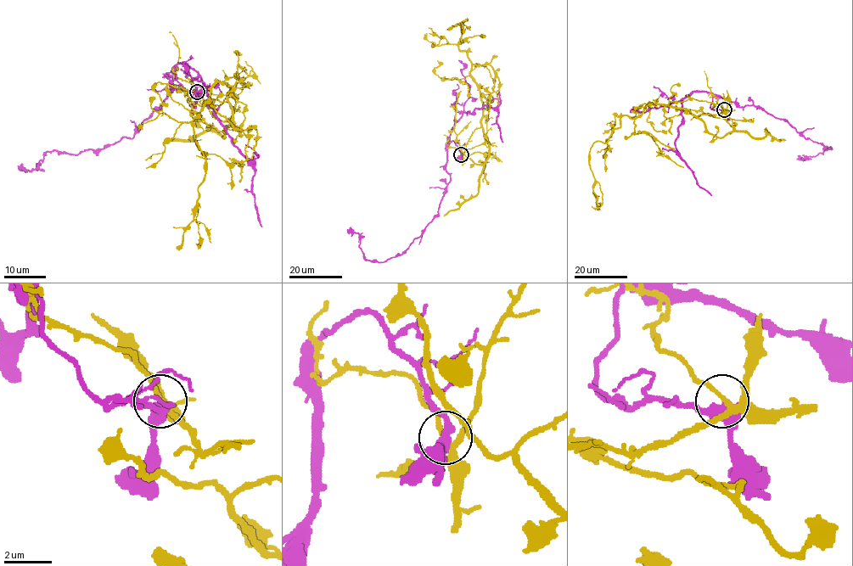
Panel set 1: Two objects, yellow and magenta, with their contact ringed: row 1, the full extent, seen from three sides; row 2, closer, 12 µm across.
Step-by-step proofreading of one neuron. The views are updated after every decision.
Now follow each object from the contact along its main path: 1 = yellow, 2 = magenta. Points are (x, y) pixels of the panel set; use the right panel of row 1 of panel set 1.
1: (724, 109), (696, 115), (649, 103), (634, 118), (623, 115), (589, 152), (602, 193), (602, 203), (592, 205)
2: (724, 109), (710, 108), (714, 96), (737, 105), (760, 107), (805, 139), (832, 148), (802, 159), (799, 156)

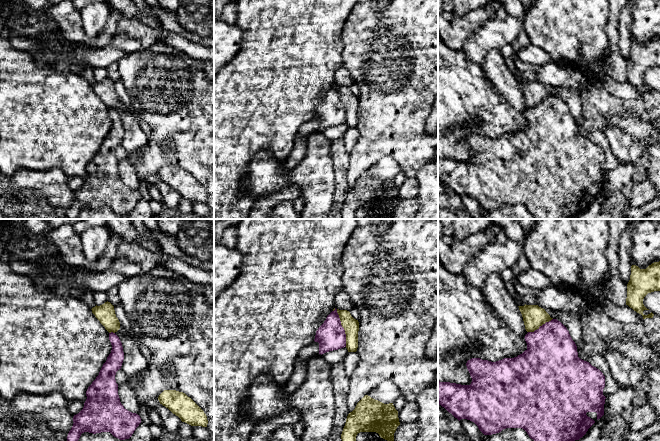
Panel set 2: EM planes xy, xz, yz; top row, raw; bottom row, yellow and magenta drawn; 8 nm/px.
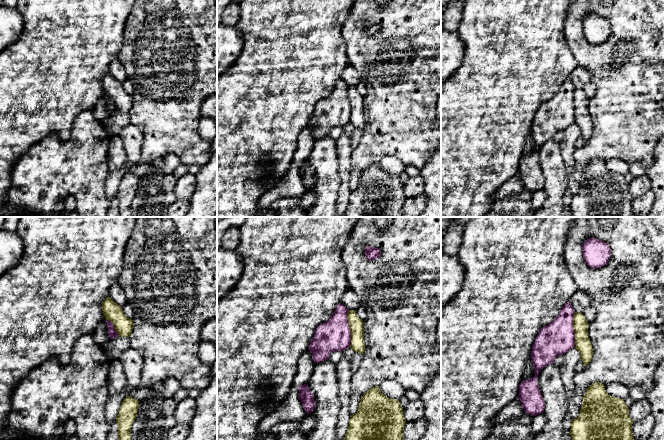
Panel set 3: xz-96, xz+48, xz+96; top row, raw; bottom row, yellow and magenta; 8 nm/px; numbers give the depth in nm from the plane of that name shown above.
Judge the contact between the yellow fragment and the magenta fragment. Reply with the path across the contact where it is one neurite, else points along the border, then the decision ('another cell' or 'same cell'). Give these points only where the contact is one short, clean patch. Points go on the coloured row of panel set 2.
along xz (334, 308), (344, 330), (346, 346) | another cell

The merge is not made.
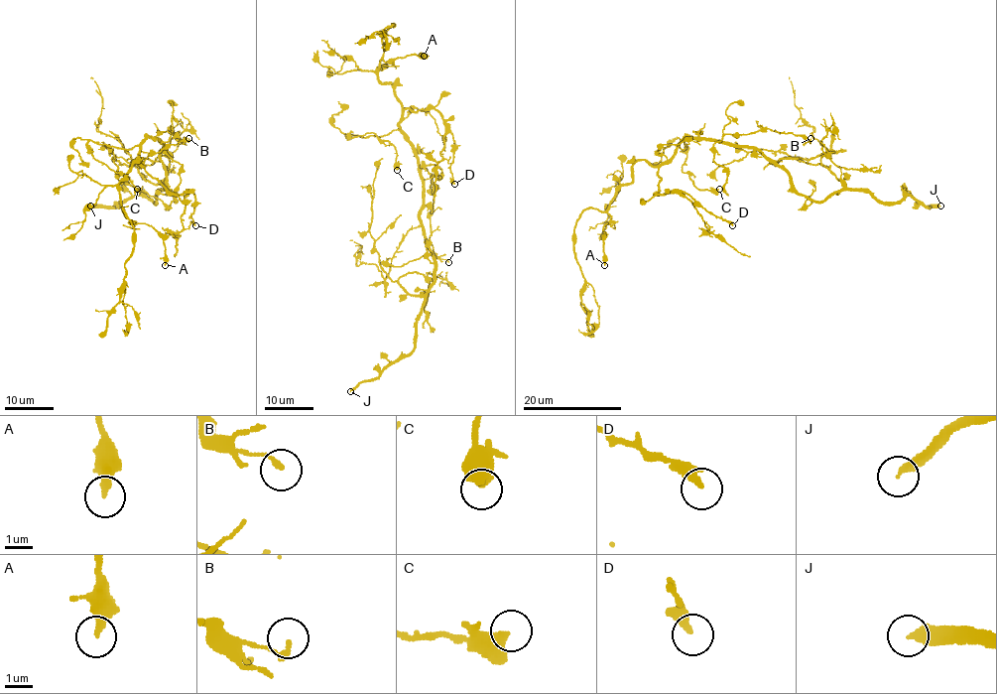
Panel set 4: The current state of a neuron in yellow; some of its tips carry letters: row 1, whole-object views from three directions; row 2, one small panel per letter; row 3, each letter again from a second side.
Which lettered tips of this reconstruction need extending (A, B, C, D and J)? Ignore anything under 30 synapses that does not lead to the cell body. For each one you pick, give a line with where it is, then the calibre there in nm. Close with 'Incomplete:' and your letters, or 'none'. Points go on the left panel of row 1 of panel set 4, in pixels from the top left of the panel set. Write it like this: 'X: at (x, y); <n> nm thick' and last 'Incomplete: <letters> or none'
J: at (90, 206); 280 nm thick
Incomplete: J

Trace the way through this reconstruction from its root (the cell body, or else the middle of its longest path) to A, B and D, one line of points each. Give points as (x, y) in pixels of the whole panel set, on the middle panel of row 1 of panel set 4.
A: (419, 169), (415, 148), (401, 130), (402, 102), (393, 86), (378, 78), (378, 68), (382, 59), (424, 56)
B: (419, 169), (424, 168), (429, 172), (434, 187), (429, 242), (436, 255), (448, 262)
D: (419, 169), (415, 148), (401, 130), (401, 115), (407, 108), (435, 108), (453, 138), (450, 174), (454, 184)

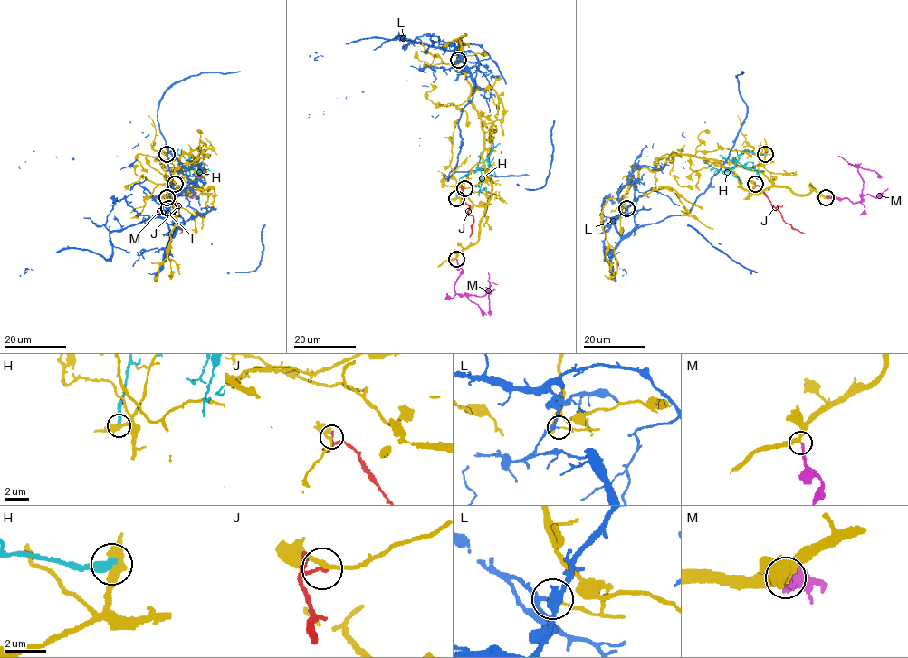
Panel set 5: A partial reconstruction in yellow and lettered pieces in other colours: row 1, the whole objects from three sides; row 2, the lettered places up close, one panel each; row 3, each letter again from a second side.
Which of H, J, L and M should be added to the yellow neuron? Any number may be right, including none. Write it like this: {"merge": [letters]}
{"merge": ["M"]}

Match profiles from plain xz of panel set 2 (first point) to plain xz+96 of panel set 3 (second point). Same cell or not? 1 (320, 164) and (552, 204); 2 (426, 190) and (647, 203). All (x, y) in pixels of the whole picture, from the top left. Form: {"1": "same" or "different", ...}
{"1": "same", "2": "different"}

